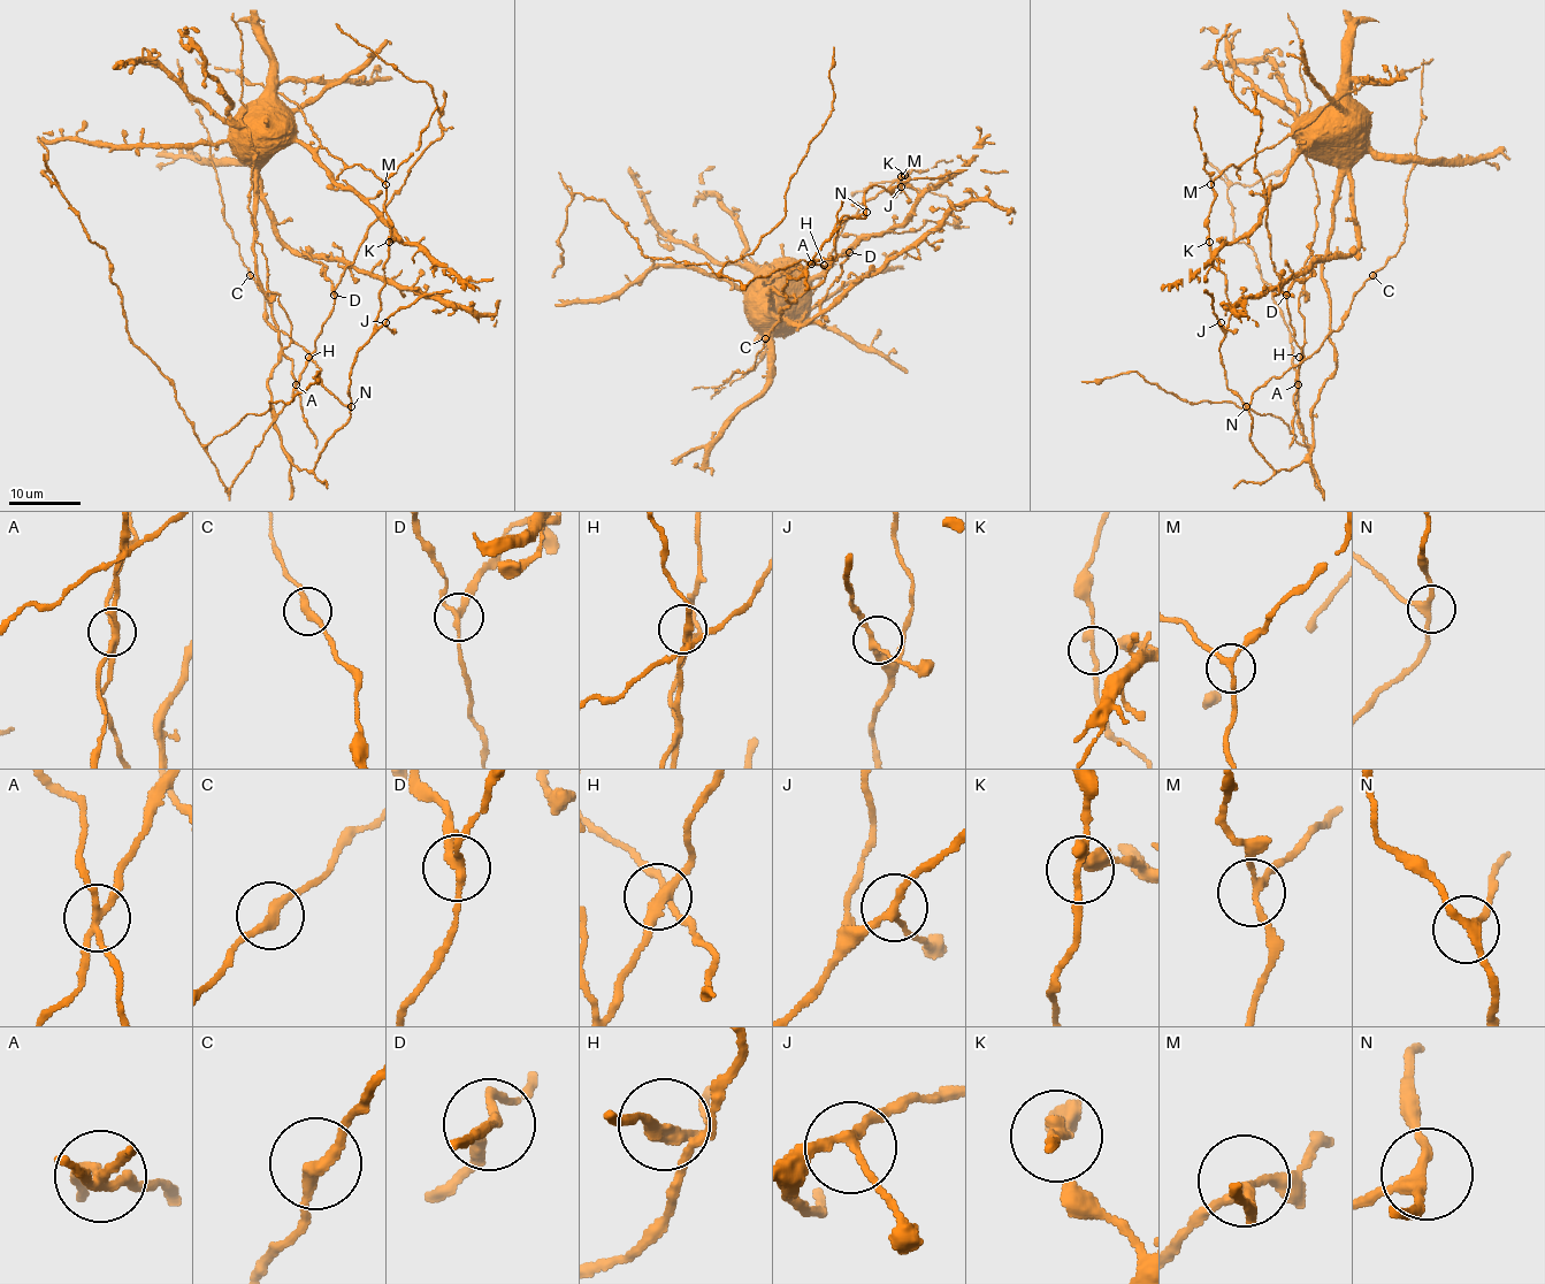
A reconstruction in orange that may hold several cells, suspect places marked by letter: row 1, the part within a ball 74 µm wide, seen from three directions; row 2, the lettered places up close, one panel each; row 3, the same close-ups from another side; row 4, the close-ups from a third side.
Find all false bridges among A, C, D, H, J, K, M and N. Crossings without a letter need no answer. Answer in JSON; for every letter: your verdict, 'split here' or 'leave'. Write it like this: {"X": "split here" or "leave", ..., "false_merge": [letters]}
{"A": "split here", "C": "leave", "D": "split here", "H": "leave", "J": "leave", "K": "leave", "M": "leave", "N": "leave", "false_merge": ["A", "D"]}

